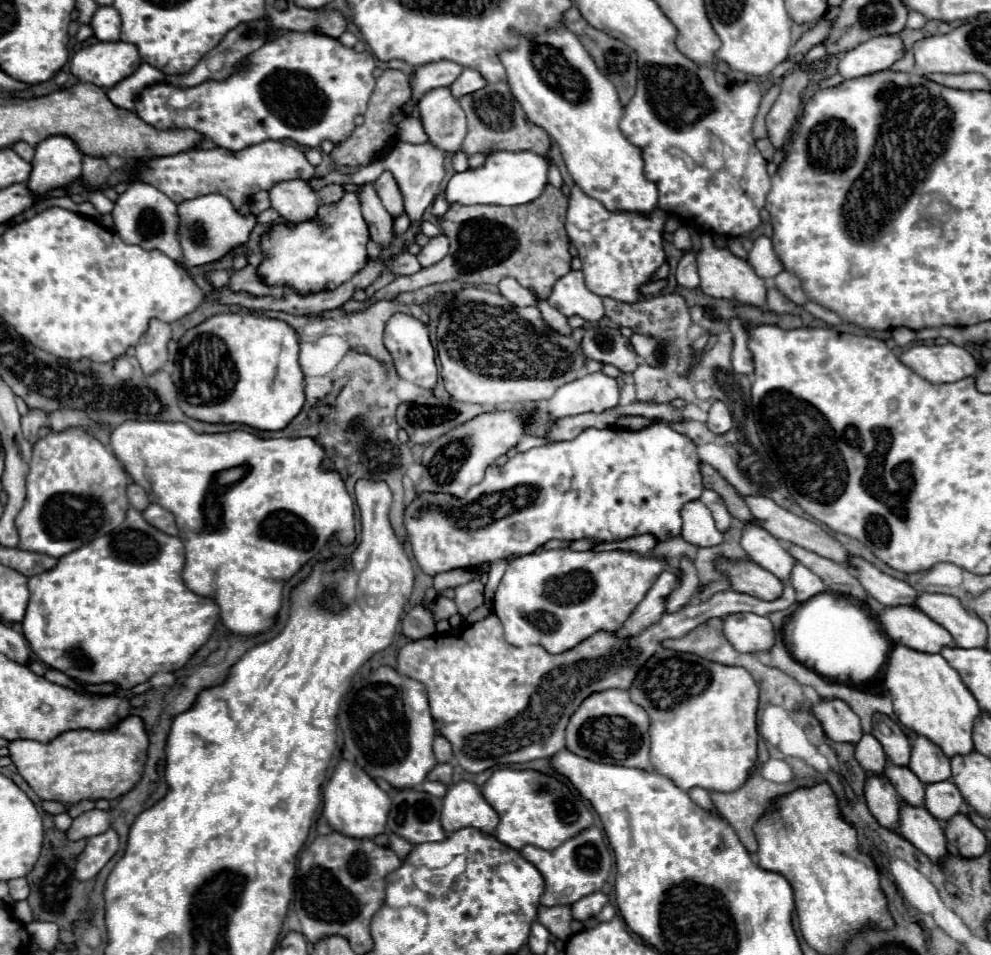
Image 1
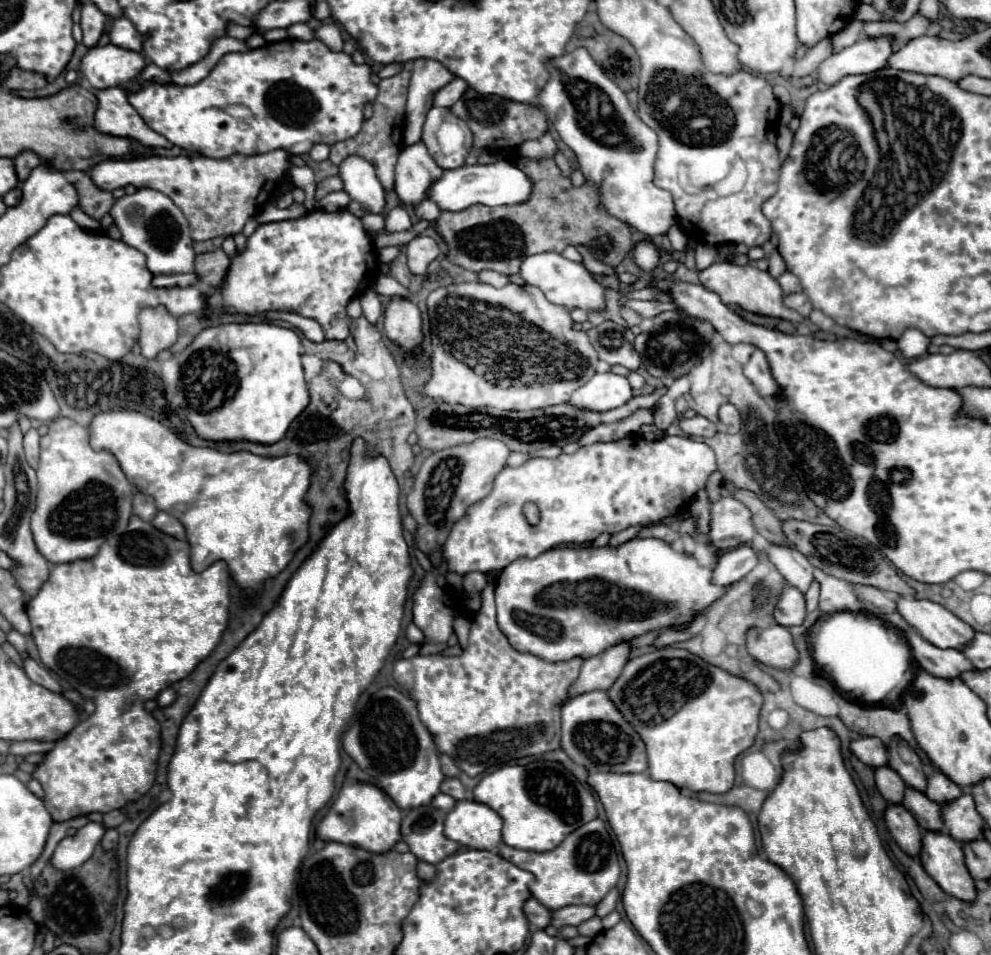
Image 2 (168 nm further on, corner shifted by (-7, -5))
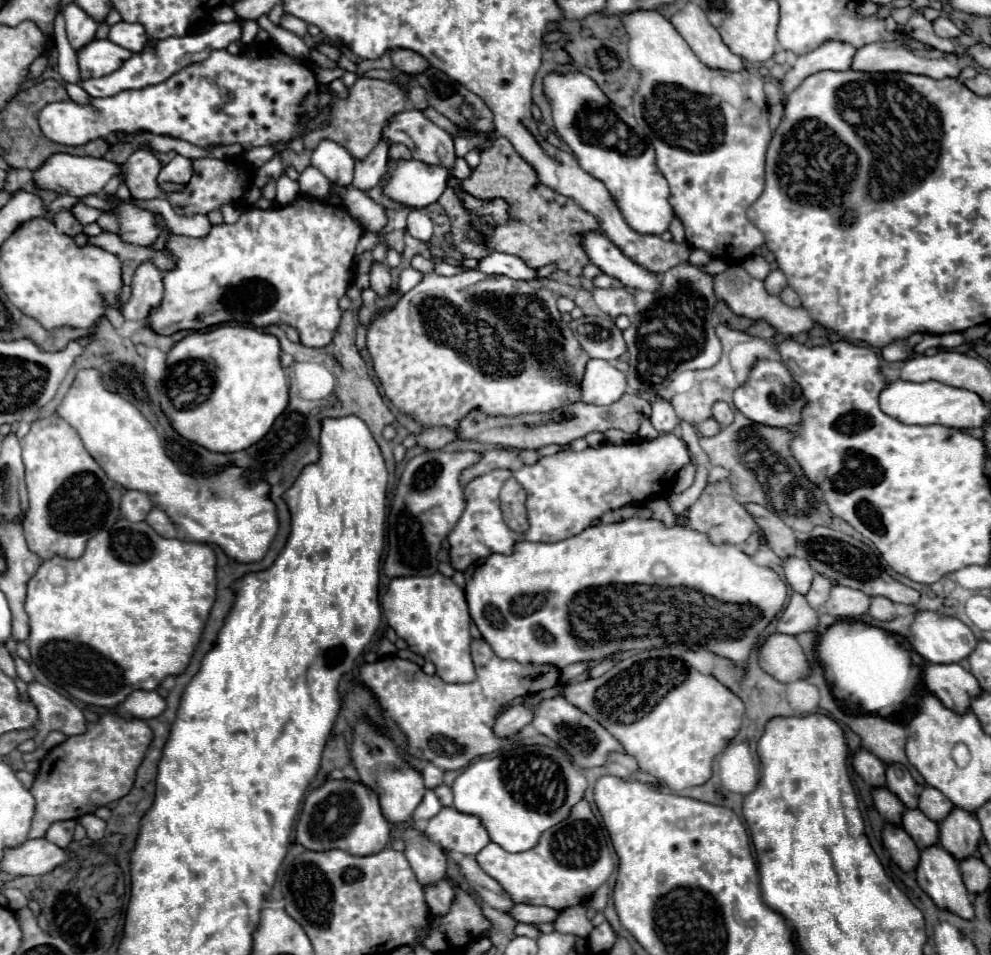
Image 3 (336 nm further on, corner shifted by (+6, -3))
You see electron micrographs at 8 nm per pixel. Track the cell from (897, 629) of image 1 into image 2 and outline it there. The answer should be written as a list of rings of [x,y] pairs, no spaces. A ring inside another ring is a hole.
[[[916,632],[906,634],[906,640],[912,648],[912,654],[914,654],[916,662],[928,674],[932,674],[936,678],[952,680],[952,678],[960,678],[962,672],[974,670],[970,660],[960,650],[938,650],[936,646],[930,646],[930,642],[926,642]]]

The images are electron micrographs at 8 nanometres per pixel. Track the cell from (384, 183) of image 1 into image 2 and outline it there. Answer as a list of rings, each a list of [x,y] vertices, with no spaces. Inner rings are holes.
[[[400,70],[398,74],[384,78],[378,82],[378,96],[374,100],[374,114],[368,118],[362,126],[362,130],[348,140],[336,142],[330,146],[330,160],[334,164],[340,164],[342,158],[350,154],[358,154],[372,162],[376,168],[376,176],[380,184],[390,190],[394,188],[394,166],[398,160],[398,154],[402,150],[402,128],[404,128],[404,108],[406,108],[406,94],[408,94],[408,82],[410,82],[410,72]]]

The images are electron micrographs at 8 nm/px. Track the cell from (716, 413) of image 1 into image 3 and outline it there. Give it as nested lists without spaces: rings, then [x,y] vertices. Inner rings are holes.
[[[715,402],[711,412],[713,412],[713,418],[719,422],[719,426],[729,426],[733,422],[733,410],[725,402]]]

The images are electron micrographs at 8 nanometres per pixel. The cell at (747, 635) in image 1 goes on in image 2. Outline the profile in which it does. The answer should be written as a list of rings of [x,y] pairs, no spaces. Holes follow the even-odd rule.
[[[768,626],[748,632],[748,652],[762,664],[778,670],[790,670],[798,662],[798,648],[788,628]]]

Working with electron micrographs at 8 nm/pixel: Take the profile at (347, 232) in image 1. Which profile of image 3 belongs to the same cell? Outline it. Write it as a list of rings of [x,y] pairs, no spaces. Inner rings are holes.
[[[297,196],[295,202],[287,204],[287,206],[279,206],[279,208],[271,208],[271,210],[255,210],[255,208],[249,208],[241,214],[241,218],[235,222],[235,224],[221,224],[221,226],[213,226],[211,228],[211,234],[203,240],[199,238],[187,238],[187,236],[173,236],[167,244],[167,250],[173,252],[173,256],[177,258],[177,266],[175,270],[171,272],[165,272],[163,274],[163,284],[165,284],[165,296],[163,296],[163,302],[159,308],[151,310],[149,314],[149,326],[157,332],[157,334],[173,334],[173,332],[179,332],[179,330],[205,330],[209,326],[215,326],[215,324],[227,324],[227,322],[237,322],[237,324],[253,324],[253,326],[269,326],[269,324],[289,324],[293,328],[299,330],[301,334],[301,344],[305,346],[311,346],[311,348],[323,348],[327,346],[335,332],[337,332],[337,326],[341,322],[341,310],[337,306],[339,298],[345,296],[349,284],[353,282],[353,276],[355,276],[355,270],[353,270],[353,262],[355,262],[355,246],[359,242],[363,234],[363,228],[361,224],[351,218],[351,214],[339,206],[333,206],[333,204],[325,204],[325,202],[319,202],[315,198],[309,198],[309,196]]]

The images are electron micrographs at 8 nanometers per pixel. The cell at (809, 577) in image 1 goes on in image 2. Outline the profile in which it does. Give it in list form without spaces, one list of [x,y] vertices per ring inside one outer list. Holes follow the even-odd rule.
[[[814,570],[814,578],[820,582],[820,610],[824,614],[834,612],[862,612],[864,606],[856,596],[850,582],[834,578],[822,570]]]

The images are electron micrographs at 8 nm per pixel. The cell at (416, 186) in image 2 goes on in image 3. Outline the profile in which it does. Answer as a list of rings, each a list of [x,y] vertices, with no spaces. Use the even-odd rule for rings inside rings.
[[[393,144],[389,148],[389,158],[393,158],[393,160],[411,160],[413,156],[411,156],[409,148],[405,148],[405,144]]]

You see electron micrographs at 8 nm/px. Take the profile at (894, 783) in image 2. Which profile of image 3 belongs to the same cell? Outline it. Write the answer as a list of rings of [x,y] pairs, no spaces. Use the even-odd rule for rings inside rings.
[[[873,788],[873,802],[887,822],[901,824],[901,812],[905,806],[889,788]]]

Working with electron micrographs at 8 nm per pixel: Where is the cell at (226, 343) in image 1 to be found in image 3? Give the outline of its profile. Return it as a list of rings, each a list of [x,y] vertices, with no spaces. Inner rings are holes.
[[[223,324],[209,332],[193,332],[167,352],[167,366],[169,372],[159,388],[163,394],[161,410],[183,438],[211,452],[239,452],[257,444],[269,432],[273,420],[285,410],[285,404],[289,404],[289,382],[281,366],[281,344],[277,336],[253,326]]]

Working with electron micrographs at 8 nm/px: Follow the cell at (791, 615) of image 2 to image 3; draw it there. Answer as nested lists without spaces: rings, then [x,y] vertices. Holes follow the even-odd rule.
[[[791,594],[791,600],[783,608],[783,614],[777,618],[777,632],[783,634],[801,634],[817,626],[817,610],[813,610],[803,594]]]

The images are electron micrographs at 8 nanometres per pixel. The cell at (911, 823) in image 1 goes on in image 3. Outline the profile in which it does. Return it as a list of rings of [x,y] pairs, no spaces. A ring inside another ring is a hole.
[[[941,846],[925,848],[919,854],[915,876],[923,892],[927,892],[939,908],[945,908],[961,918],[973,918],[973,904],[961,880],[957,860]]]

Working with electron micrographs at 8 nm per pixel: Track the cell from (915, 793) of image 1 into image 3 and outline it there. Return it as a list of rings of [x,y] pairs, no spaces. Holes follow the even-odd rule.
[[[907,808],[903,812],[901,826],[905,828],[905,832],[909,832],[909,836],[915,840],[915,844],[917,844],[919,850],[937,844],[939,826],[937,826],[937,822],[933,822],[931,818],[927,818],[919,808],[913,808],[913,810]]]

